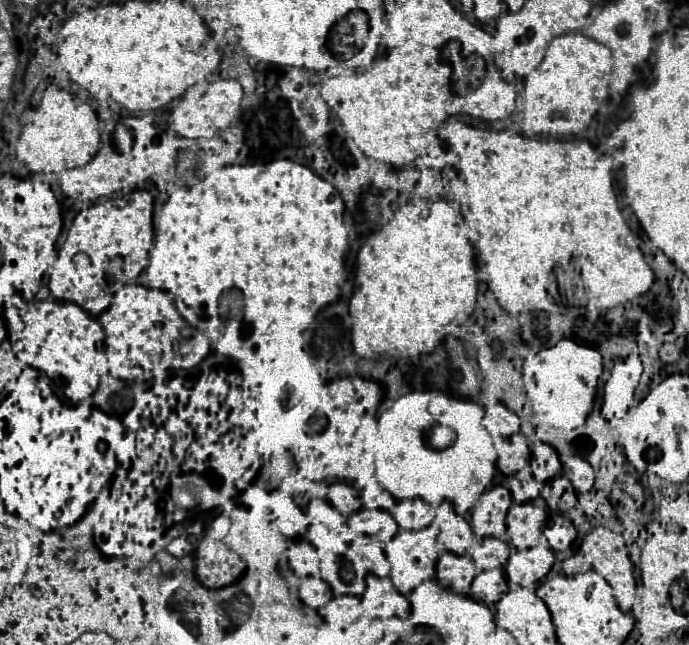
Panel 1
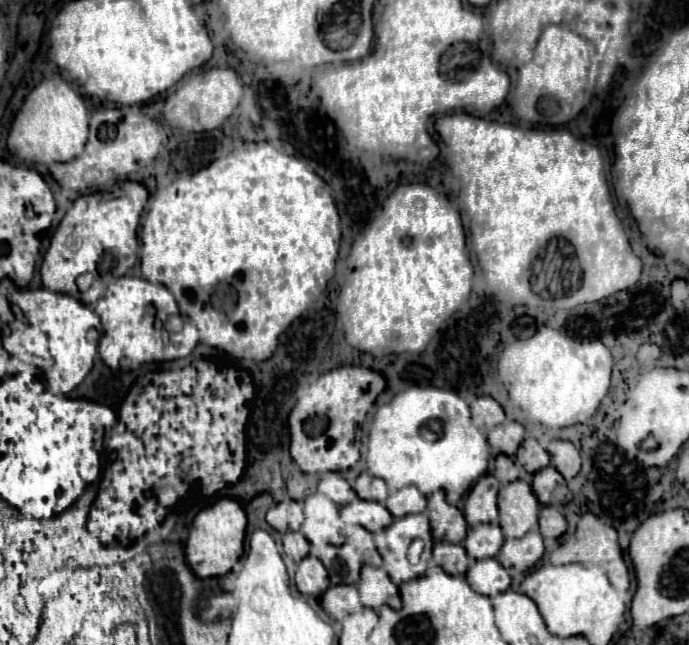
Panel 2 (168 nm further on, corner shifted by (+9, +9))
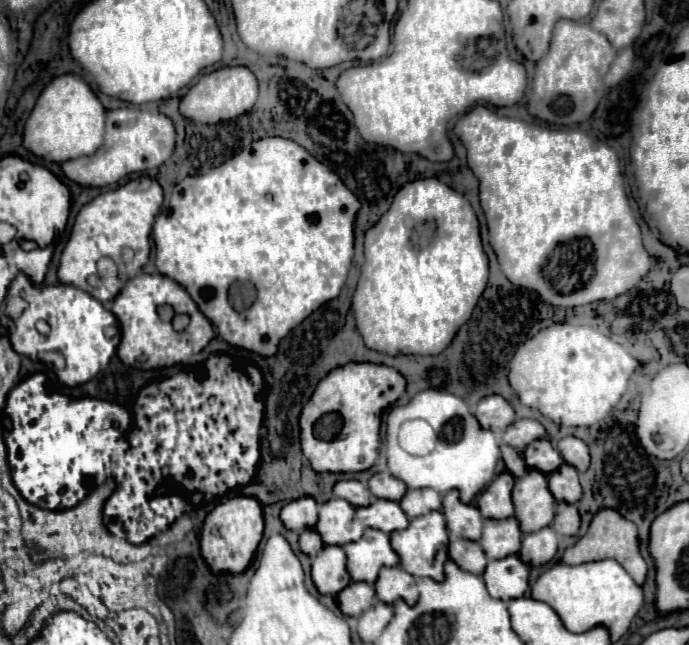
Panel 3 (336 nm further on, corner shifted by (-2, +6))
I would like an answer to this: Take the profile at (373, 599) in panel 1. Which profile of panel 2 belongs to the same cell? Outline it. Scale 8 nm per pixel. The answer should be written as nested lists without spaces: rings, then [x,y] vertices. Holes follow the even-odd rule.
[[[365,565],[361,569],[361,581],[359,581],[357,589],[361,595],[361,603],[365,607],[379,607],[385,603],[401,607],[399,591],[391,583],[389,575],[383,569],[375,569],[375,567]]]

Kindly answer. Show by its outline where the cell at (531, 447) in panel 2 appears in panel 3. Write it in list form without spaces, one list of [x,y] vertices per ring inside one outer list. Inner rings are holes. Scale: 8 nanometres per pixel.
[[[534,440],[532,444],[528,444],[524,448],[524,462],[528,468],[536,468],[544,474],[556,472],[556,468],[560,468],[560,464],[564,464],[560,452],[546,440]]]

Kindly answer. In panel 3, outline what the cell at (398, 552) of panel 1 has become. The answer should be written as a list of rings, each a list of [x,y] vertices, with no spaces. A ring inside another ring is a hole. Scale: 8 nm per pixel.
[[[430,512],[428,516],[418,516],[410,522],[404,532],[392,536],[392,548],[400,552],[400,564],[406,572],[414,576],[430,576],[434,580],[444,580],[444,562],[448,560],[448,530],[442,512]]]

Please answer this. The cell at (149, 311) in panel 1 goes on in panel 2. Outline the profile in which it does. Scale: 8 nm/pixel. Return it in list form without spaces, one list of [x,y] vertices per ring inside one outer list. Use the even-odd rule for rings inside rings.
[[[119,277],[107,291],[103,299],[99,299],[95,313],[101,319],[103,325],[103,337],[99,341],[99,355],[105,361],[107,367],[115,371],[127,371],[137,369],[143,363],[161,361],[163,357],[179,353],[181,345],[183,349],[197,347],[197,331],[193,325],[187,323],[187,329],[181,331],[165,331],[167,319],[171,315],[177,315],[177,303],[173,295],[163,285],[153,285],[139,277]],[[165,339],[165,345],[163,345]],[[181,343],[181,345],[179,345]]]

